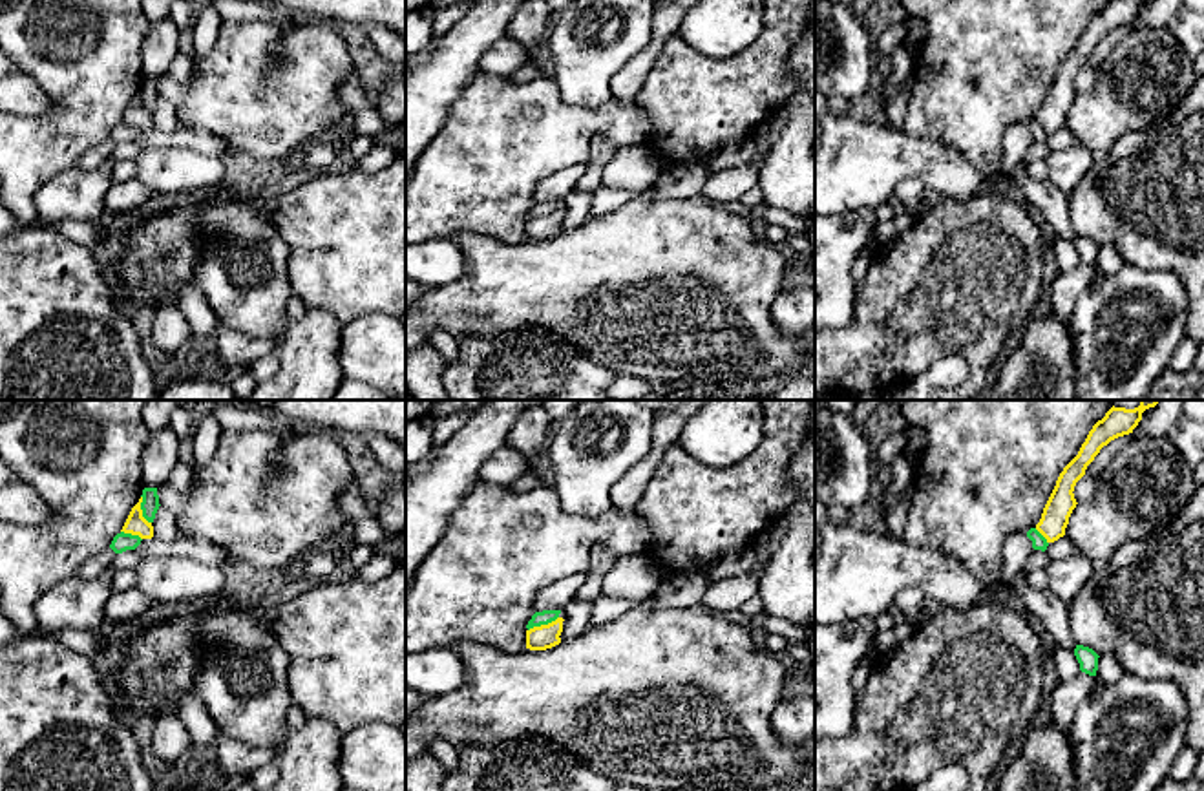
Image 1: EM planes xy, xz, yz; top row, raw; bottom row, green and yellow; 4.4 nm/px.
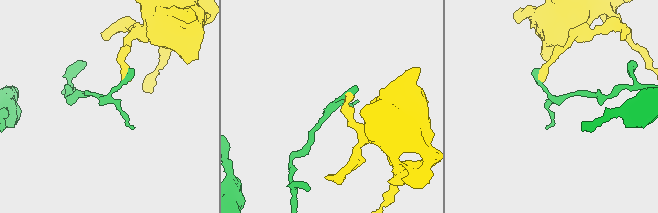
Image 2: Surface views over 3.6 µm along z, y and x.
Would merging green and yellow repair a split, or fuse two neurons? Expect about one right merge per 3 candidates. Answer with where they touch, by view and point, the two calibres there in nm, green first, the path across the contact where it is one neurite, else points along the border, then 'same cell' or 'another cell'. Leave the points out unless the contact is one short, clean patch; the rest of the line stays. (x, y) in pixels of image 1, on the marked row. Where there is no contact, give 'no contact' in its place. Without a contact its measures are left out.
xz (543, 623) | 60/110 nm | along xz (558, 616), (528, 631) | another cell

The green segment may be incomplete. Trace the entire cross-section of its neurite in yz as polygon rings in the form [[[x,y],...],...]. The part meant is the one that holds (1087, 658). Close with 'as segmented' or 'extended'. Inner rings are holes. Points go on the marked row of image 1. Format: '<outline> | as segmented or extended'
[[[1076,645],[1074,656],[1080,663],[1082,672],[1085,672],[1089,676],[1096,676],[1100,656],[1093,649],[1083,647],[1083,645]]] | as segmented

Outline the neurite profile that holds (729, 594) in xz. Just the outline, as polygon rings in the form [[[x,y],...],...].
[[[755,574],[725,581],[707,583],[702,605],[711,612],[736,610],[745,601],[758,597],[758,579]]]

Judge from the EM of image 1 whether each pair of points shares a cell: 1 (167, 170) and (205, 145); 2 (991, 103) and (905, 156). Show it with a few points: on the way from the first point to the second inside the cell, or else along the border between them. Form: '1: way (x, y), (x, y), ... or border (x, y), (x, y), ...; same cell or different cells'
1: border (154, 147), (187, 147), (223, 159); different cells
2: border (901, 130), (910, 136), (941, 141), (967, 159); different cells

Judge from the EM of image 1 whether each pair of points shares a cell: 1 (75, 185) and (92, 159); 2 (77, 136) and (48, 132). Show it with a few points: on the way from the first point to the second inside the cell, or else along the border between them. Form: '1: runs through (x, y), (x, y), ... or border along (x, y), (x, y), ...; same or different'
1: border along (106, 159), (92, 168), (77, 167); different
2: runs through (70, 136), (55, 136); same

